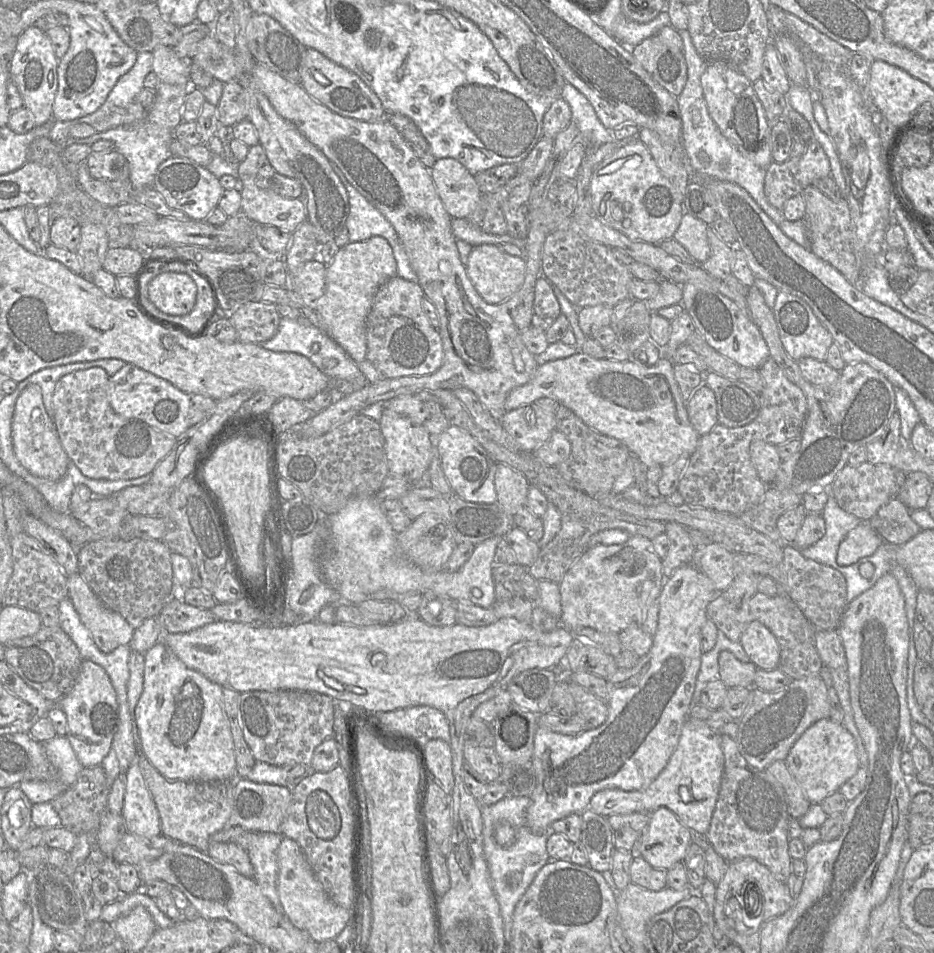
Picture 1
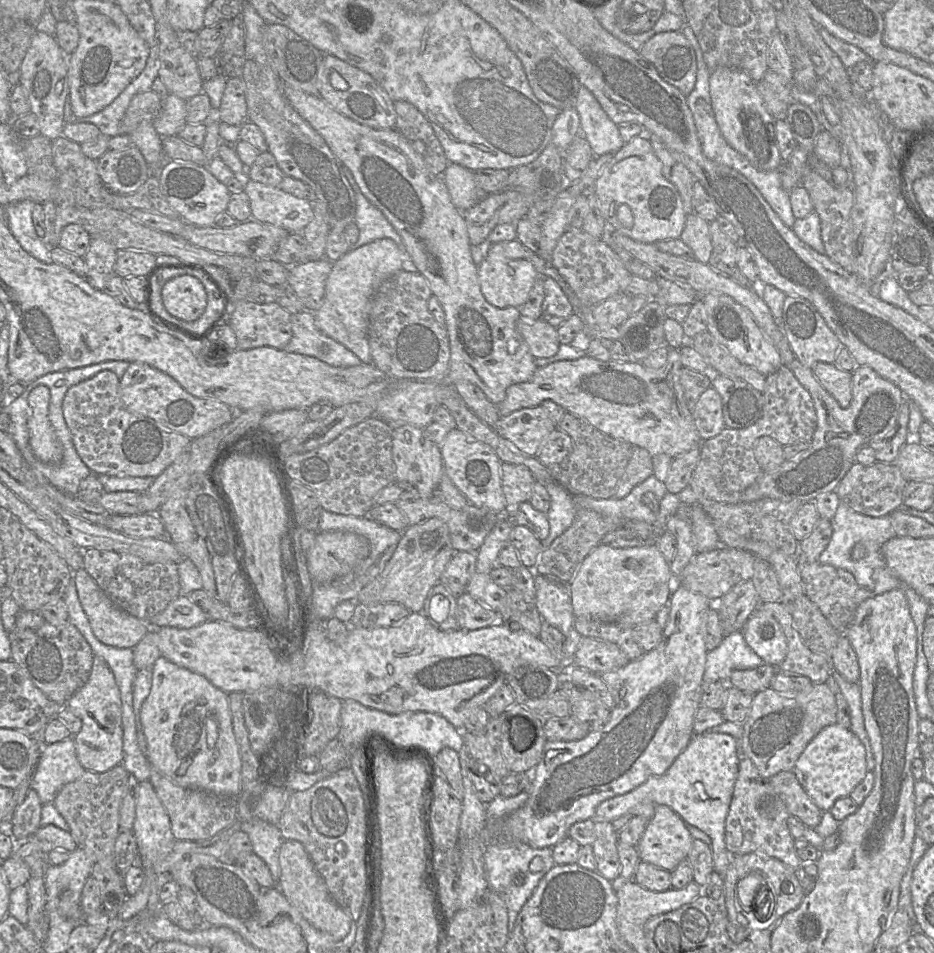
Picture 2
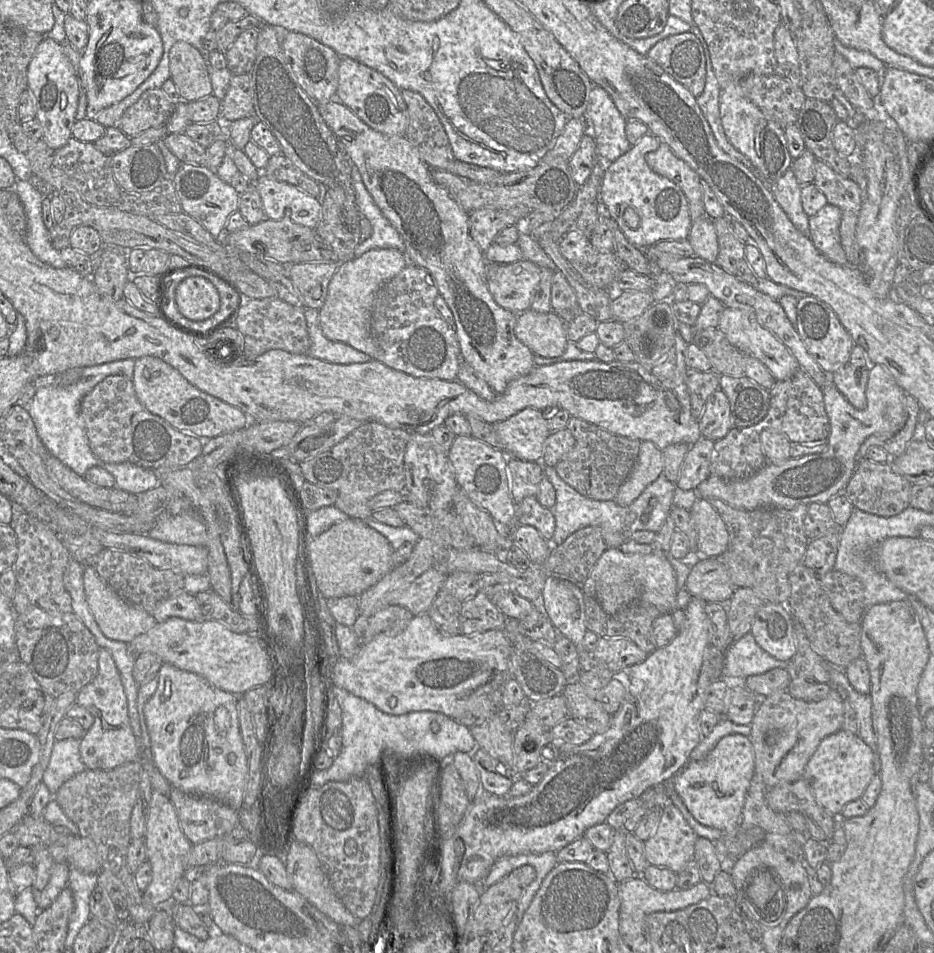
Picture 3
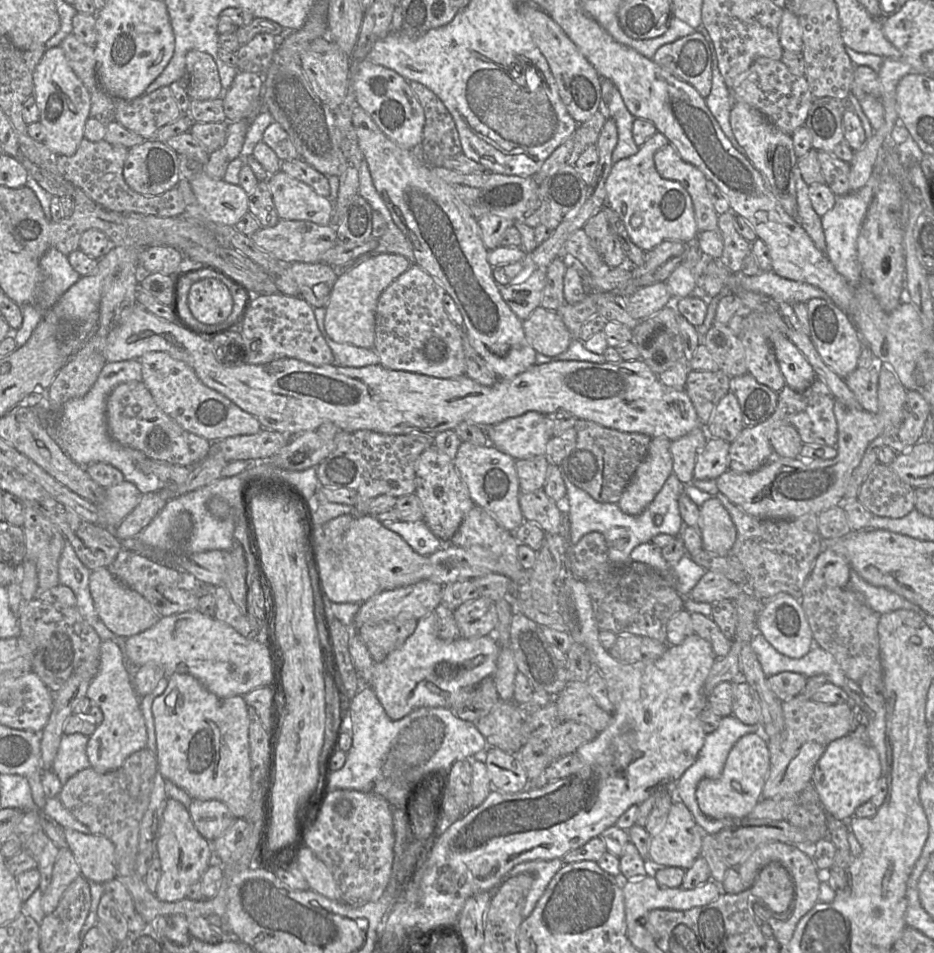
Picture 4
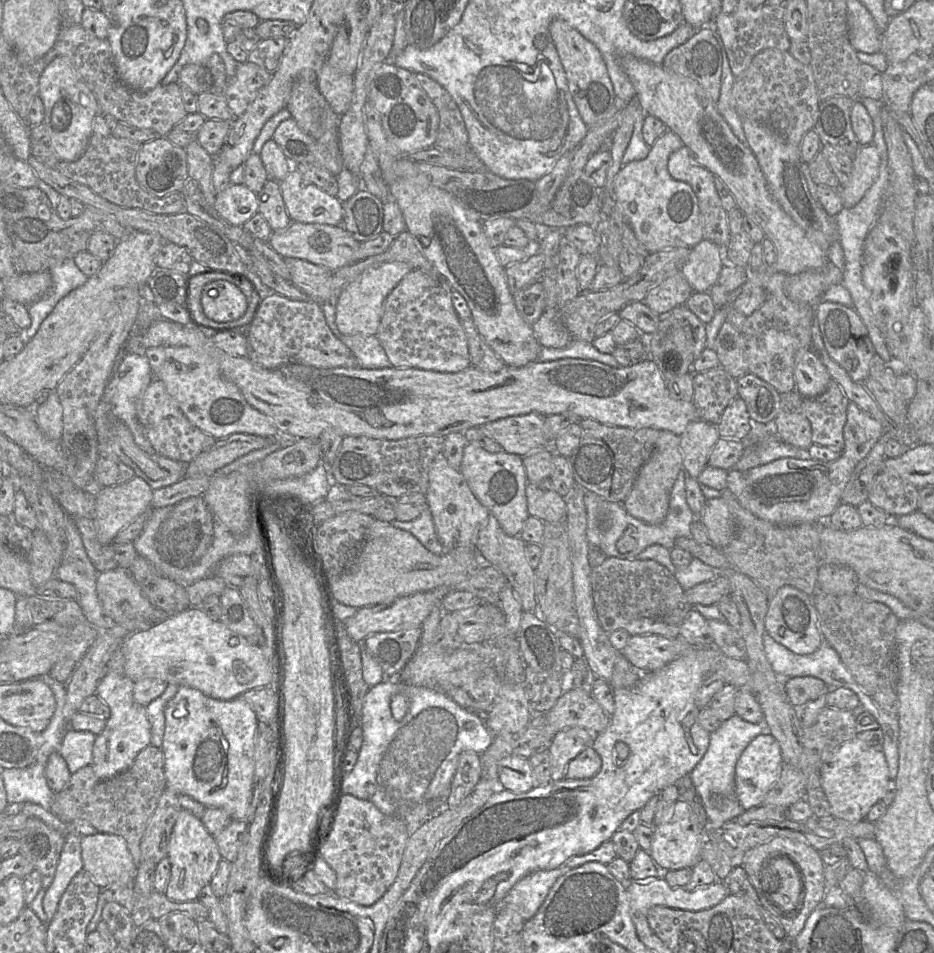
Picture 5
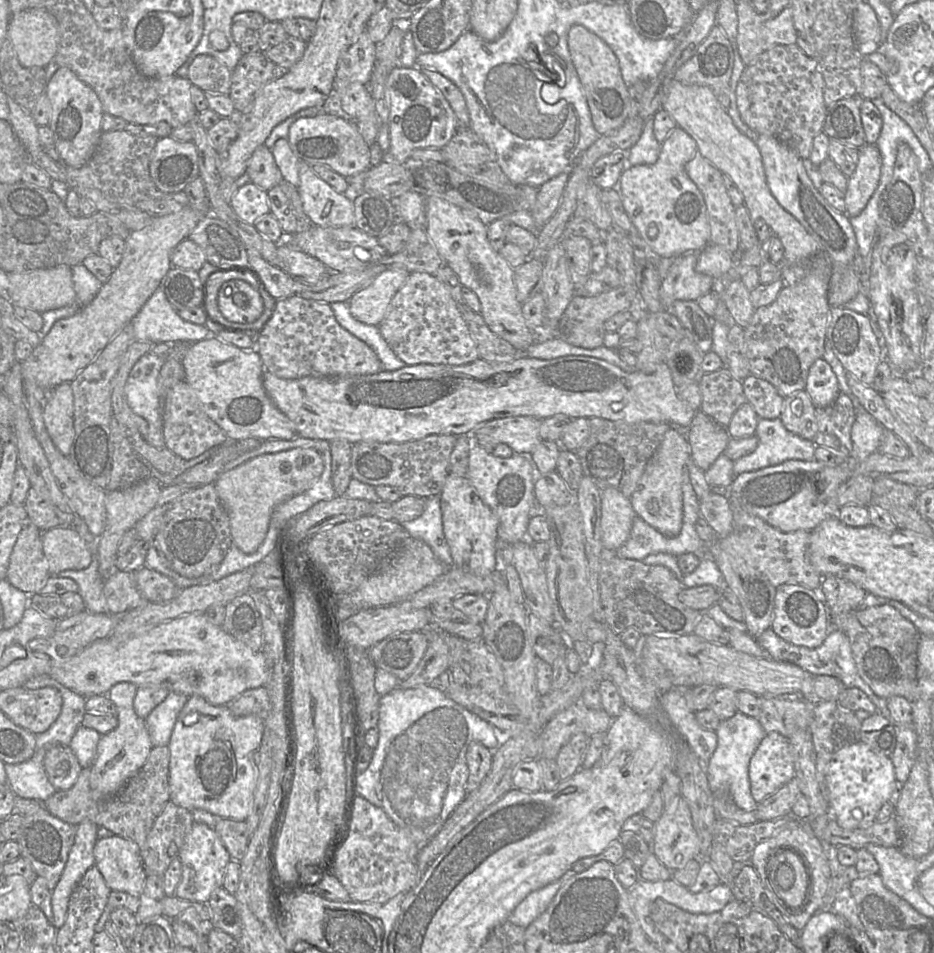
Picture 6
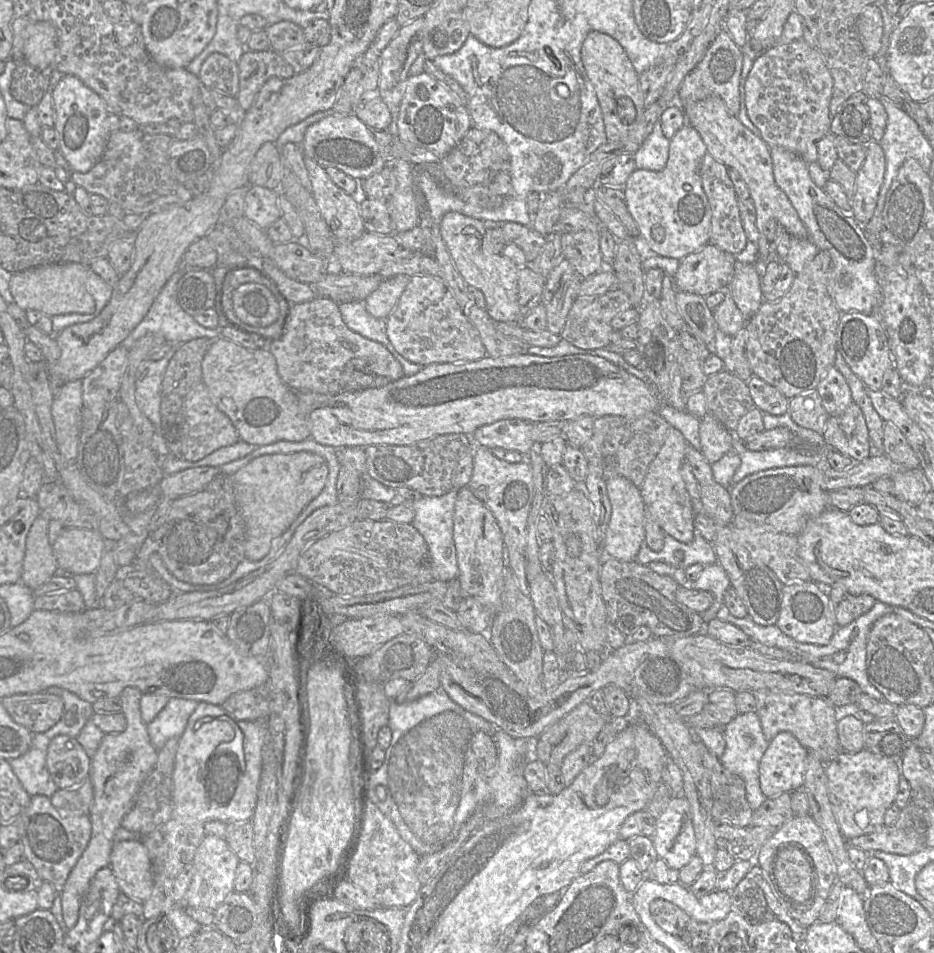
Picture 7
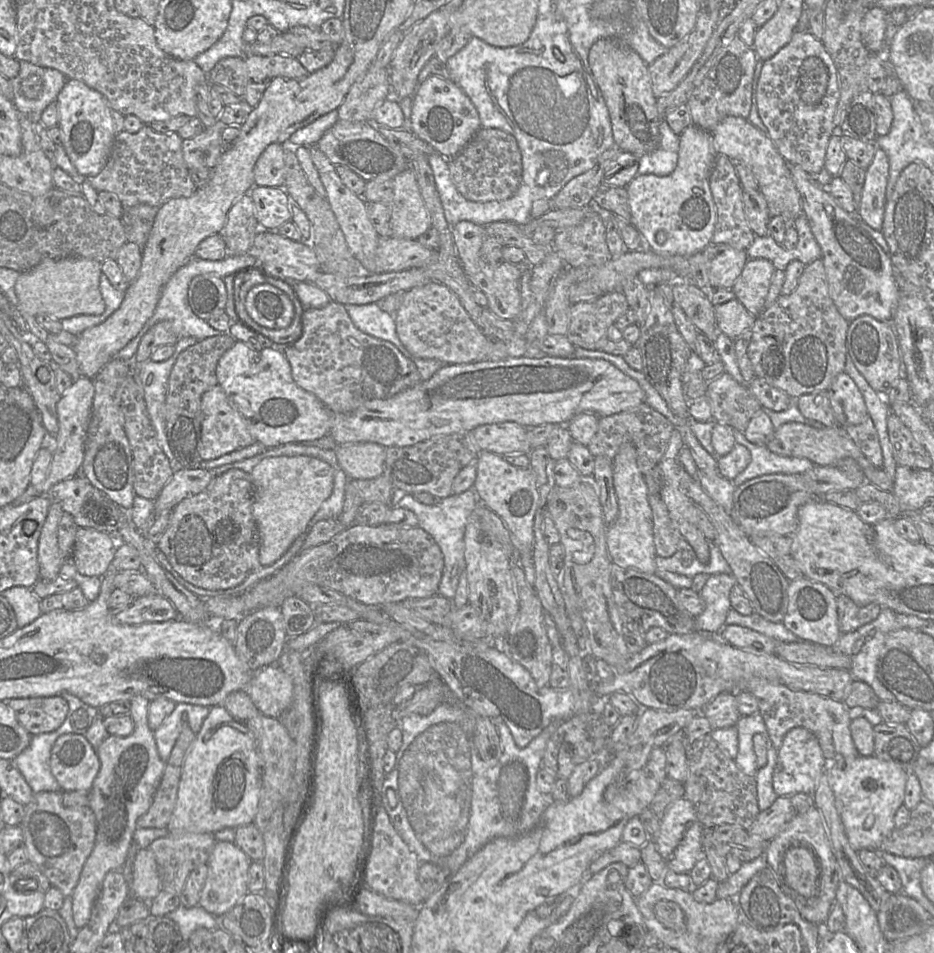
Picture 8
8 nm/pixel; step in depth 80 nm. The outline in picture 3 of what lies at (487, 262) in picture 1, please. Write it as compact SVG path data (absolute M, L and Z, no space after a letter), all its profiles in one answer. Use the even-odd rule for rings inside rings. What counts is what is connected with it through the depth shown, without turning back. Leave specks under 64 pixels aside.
M521 259L513 263L488 263L487 285L497 304L516 314L530 309L542 269Z

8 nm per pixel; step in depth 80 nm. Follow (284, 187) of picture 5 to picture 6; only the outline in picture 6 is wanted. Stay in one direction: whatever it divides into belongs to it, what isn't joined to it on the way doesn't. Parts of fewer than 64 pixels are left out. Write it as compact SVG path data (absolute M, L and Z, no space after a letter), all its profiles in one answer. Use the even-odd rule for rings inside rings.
M300 161L297 186L303 208L312 223L321 227L354 227L354 203L336 192L313 170L312 165Z

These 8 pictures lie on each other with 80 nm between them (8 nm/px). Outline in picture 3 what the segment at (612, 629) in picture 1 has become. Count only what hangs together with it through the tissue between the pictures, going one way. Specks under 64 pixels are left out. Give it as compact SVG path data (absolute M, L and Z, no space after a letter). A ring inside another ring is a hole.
M607 548L593 566L582 585L584 596L594 597L602 609L614 614L632 603L649 603L661 614L677 608L677 577L670 557L653 551L650 554L625 554L618 548Z

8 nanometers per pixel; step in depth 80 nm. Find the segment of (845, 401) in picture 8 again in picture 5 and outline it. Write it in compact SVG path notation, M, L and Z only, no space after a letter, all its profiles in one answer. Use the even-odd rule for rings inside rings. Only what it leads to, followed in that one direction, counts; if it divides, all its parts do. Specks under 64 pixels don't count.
M812 349L797 353L794 378L795 390L804 398L818 397L832 380L819 355Z

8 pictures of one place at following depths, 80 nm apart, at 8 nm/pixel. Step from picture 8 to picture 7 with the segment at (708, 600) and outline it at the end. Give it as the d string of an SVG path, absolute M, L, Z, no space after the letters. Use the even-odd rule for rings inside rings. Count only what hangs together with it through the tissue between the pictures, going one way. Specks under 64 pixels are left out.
M718 563L704 566L698 579L695 581L687 581L683 586L688 589L705 590L712 594L713 603L703 613L701 617L705 623L717 617L717 613L724 603L724 593L731 586L730 579Z

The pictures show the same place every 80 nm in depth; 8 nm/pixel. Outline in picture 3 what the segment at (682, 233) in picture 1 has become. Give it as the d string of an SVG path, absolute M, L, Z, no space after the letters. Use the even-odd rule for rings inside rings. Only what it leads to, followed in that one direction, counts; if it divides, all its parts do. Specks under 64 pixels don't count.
M702 217L692 222L688 235L695 256L708 262L715 262L719 253L718 238L713 220Z

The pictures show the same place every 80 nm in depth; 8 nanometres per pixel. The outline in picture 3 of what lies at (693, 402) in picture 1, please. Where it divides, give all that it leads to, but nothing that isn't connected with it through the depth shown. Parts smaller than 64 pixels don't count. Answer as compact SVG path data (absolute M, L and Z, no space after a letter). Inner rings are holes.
M716 390L708 398L698 424L701 436L713 441L724 438L734 427L730 403L722 390Z

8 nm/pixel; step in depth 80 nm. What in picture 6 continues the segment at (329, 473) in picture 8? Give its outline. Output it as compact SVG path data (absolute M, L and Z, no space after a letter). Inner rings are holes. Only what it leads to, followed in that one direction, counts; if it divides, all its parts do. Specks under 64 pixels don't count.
M293 448L258 456L230 471L222 472L214 486L228 514L233 543L245 554L256 552L266 538L274 508L310 489L323 470L323 458L318 451Z

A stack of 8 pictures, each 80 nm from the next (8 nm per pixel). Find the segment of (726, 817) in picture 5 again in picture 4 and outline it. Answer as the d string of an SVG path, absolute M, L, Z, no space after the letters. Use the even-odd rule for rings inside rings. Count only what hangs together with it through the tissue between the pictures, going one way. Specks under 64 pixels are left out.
M733 715L722 717L718 728L706 735L704 745L699 751L695 762L674 783L672 788L675 792L676 800L685 804L704 834L715 835L721 829L734 825L738 820L729 817L723 819L710 819L706 817L701 812L695 795L698 783L704 778L718 778L722 773L728 754L734 744L746 734L760 733L761 727L761 725L746 725Z

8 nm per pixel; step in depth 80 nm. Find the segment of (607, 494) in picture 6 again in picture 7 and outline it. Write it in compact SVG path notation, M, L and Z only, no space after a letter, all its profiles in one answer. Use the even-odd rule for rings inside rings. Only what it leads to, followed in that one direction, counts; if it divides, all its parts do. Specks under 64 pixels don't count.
M622 476L610 478L606 480L606 483L612 513L606 530L604 551L609 557L621 561L636 561L639 549L645 541L645 520L647 517L640 487Z

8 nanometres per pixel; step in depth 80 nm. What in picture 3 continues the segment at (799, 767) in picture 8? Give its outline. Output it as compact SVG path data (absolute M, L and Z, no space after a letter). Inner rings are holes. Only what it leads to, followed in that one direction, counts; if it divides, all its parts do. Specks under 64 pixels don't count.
M730 734L721 738L703 759L689 760L679 772L663 783L662 787L669 803L672 803L669 793L669 789L672 789L695 820L727 835L739 828L746 792L754 774L755 758L749 737Z

